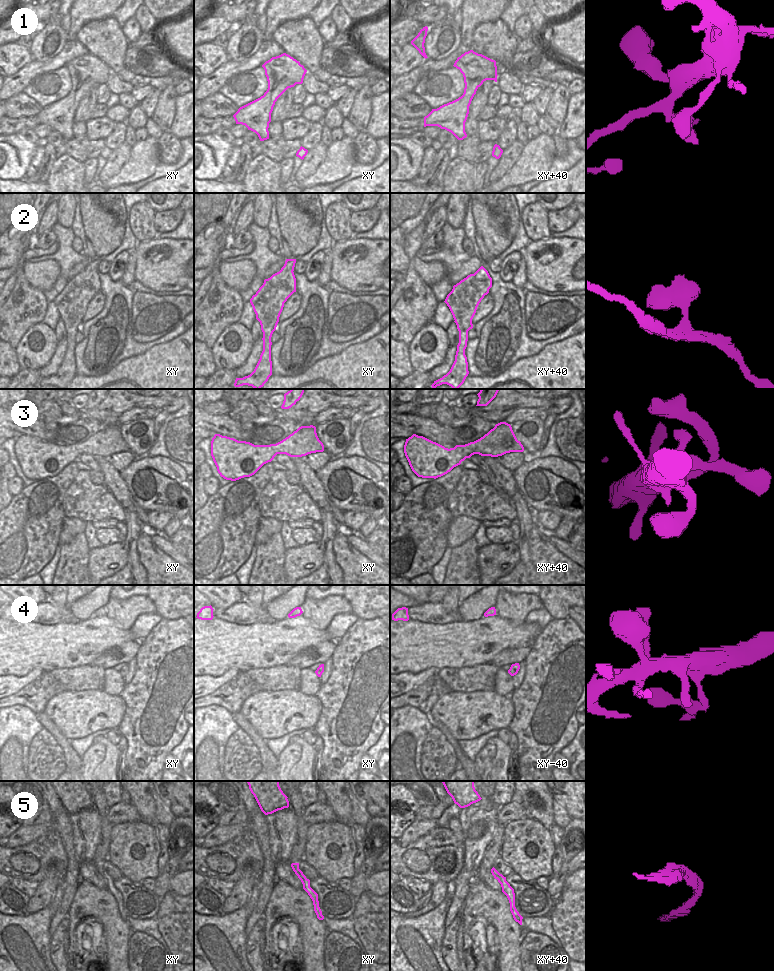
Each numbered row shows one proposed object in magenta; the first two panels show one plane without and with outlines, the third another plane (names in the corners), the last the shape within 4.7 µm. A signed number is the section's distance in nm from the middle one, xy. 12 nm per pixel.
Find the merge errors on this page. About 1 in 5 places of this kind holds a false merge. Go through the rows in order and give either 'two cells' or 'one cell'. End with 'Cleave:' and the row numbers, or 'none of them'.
1: one cell
2: one cell
3: one cell
4: two cells
5: one cell
Cleave: 4

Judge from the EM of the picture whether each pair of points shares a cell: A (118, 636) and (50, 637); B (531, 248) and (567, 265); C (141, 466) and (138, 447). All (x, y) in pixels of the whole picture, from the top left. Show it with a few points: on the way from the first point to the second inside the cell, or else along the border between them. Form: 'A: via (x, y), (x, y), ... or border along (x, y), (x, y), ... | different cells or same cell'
A: via (101, 636), (67, 637) | same cell
B: via (532, 259), (541, 268), (556, 268) | same cell
C: border along (145, 454), (135, 457) | different cells

